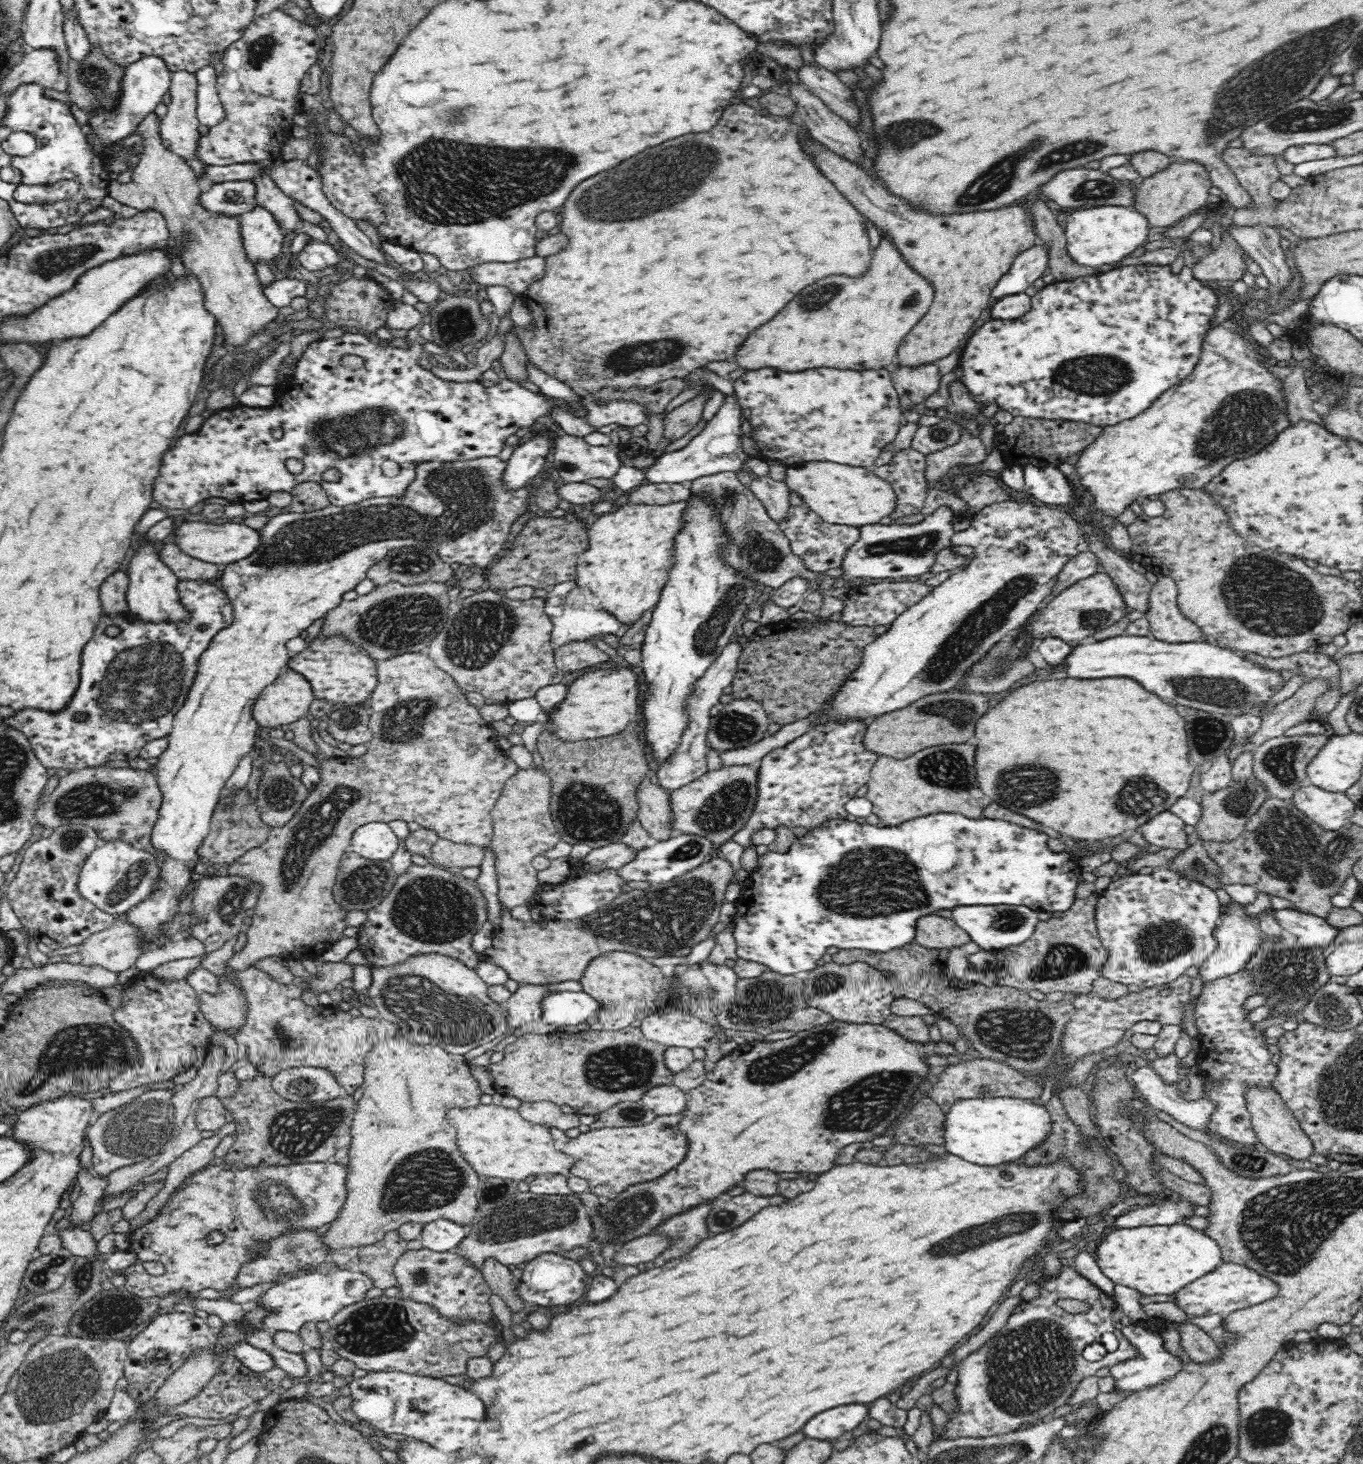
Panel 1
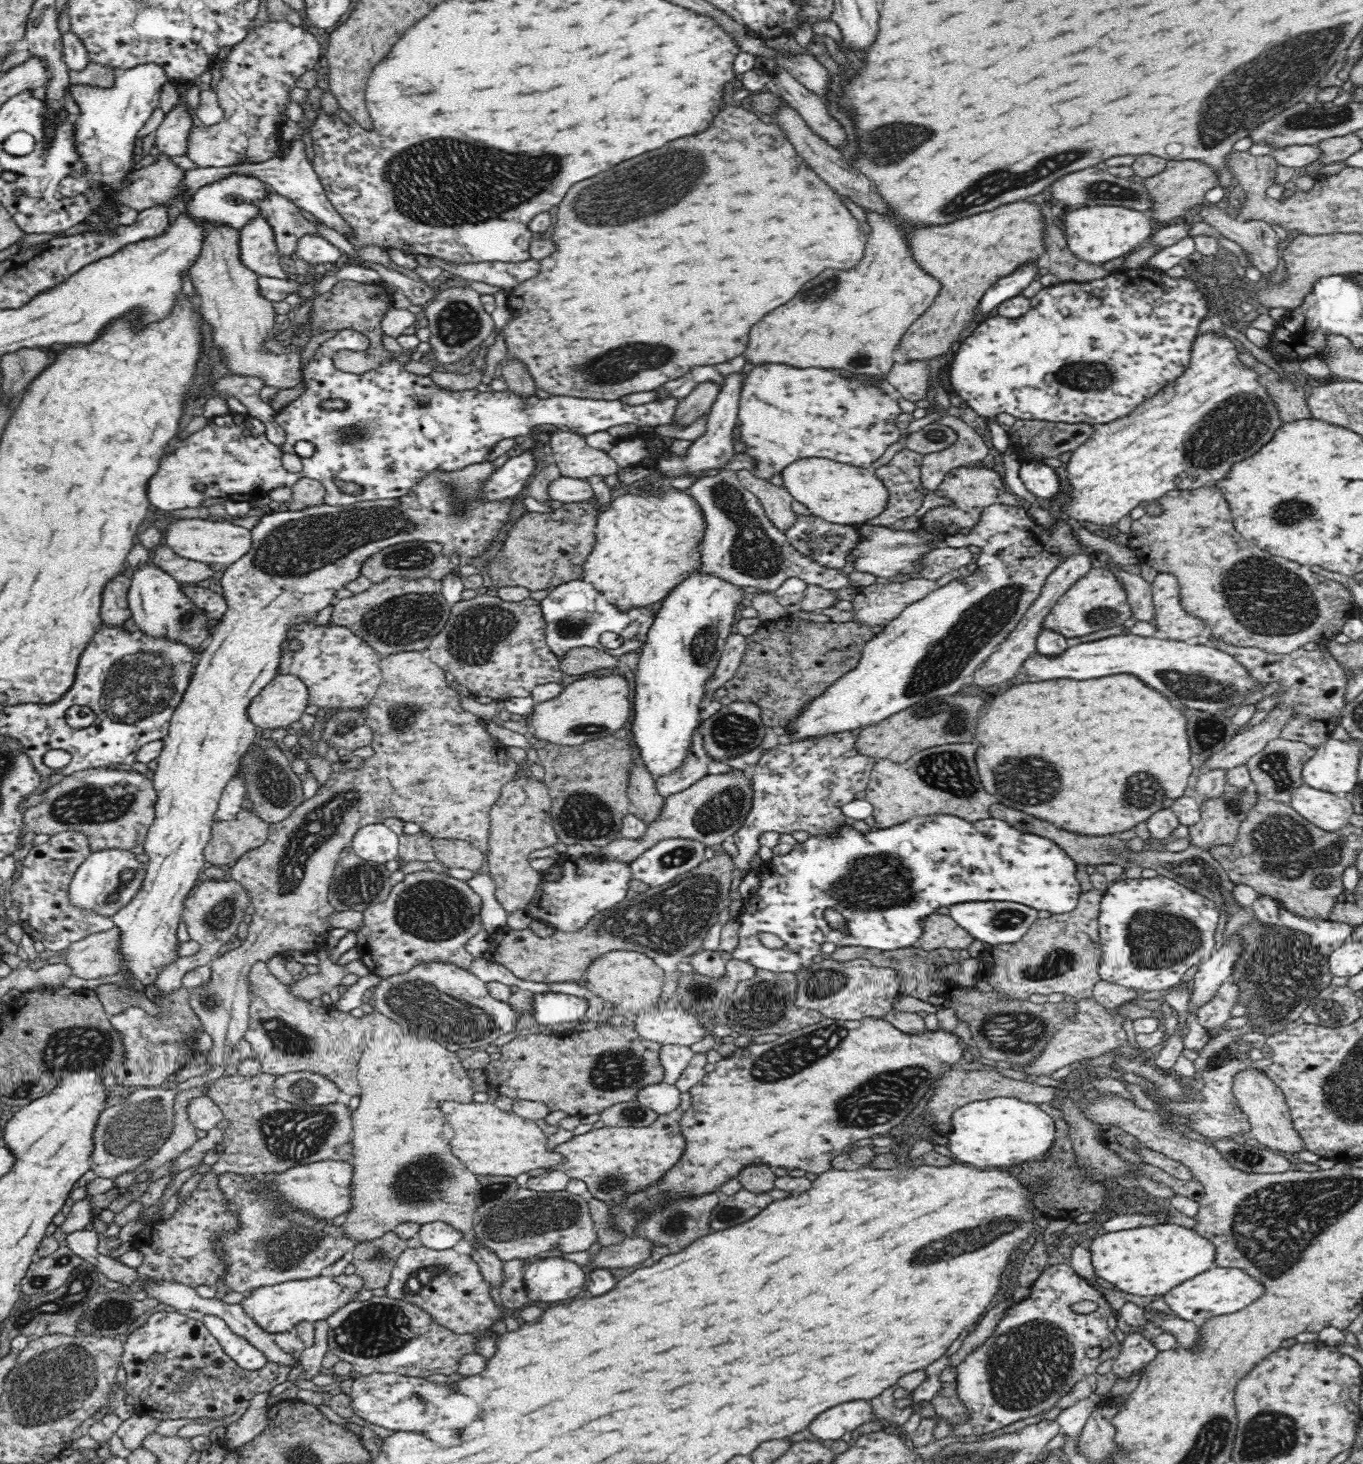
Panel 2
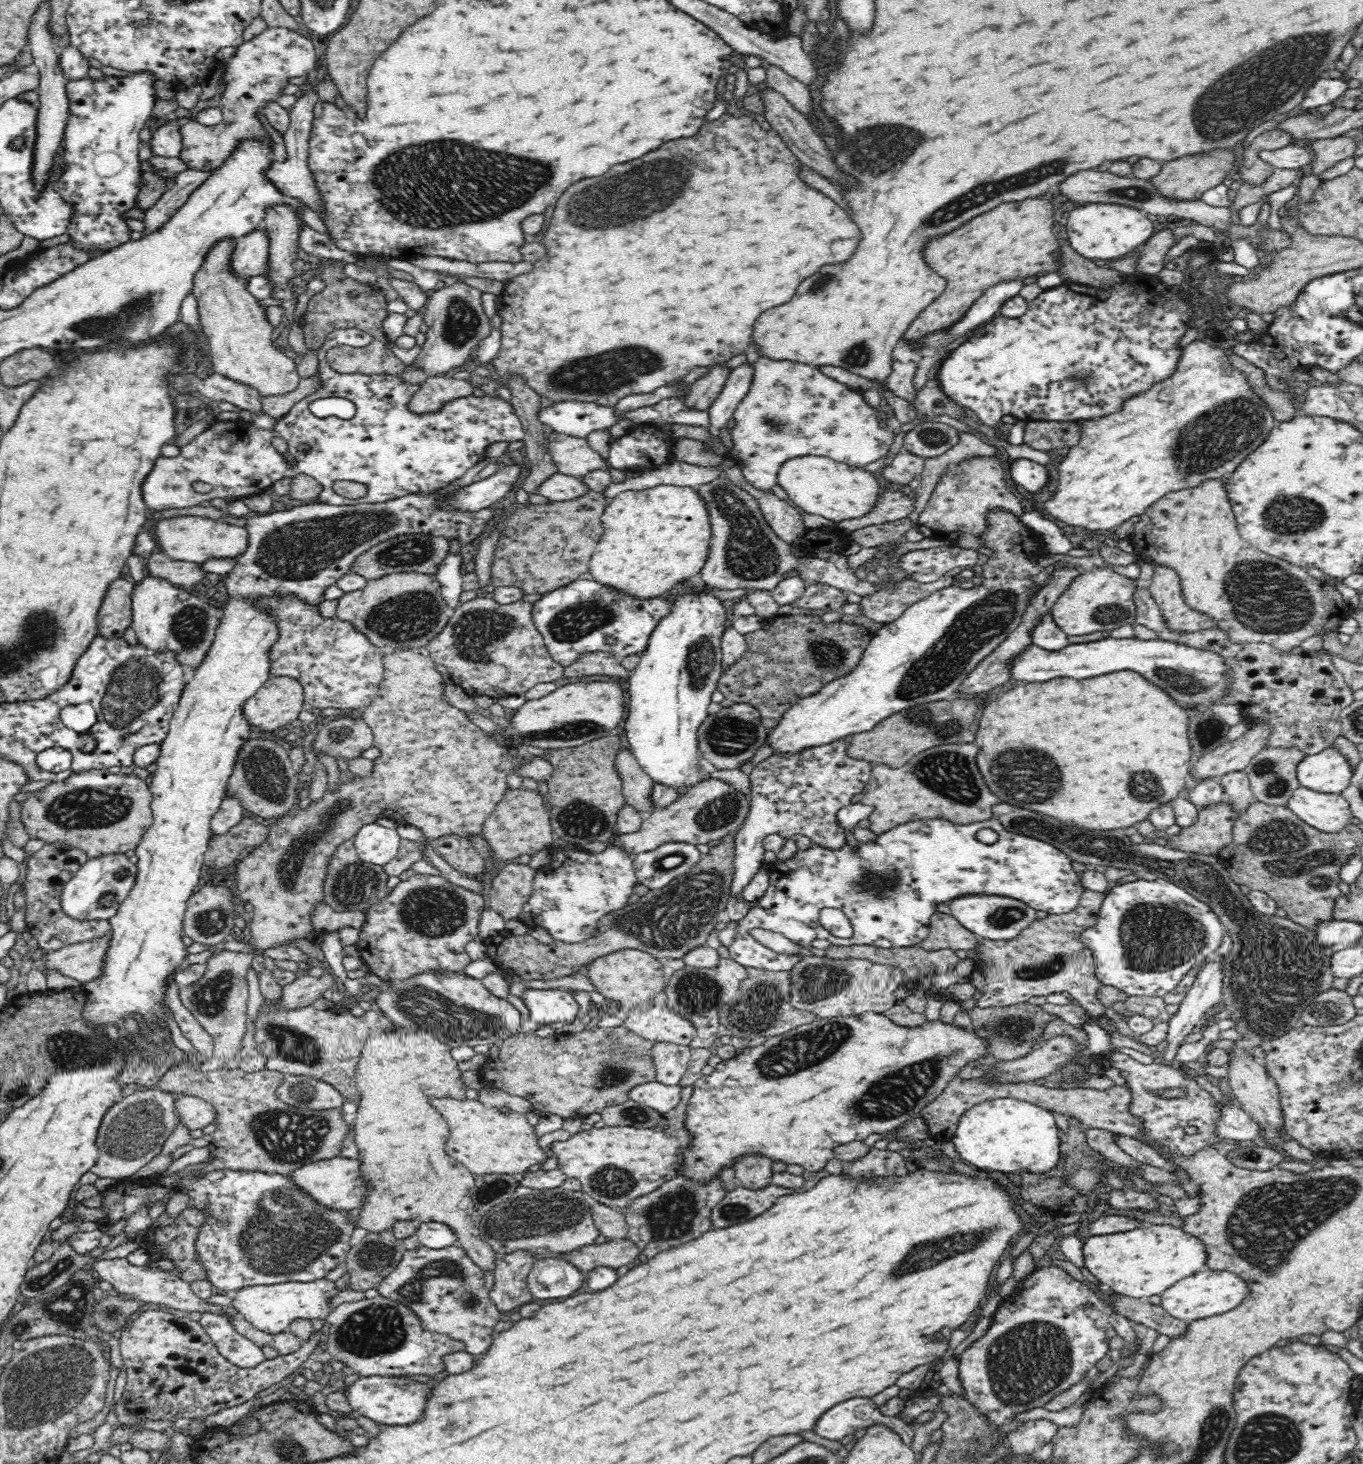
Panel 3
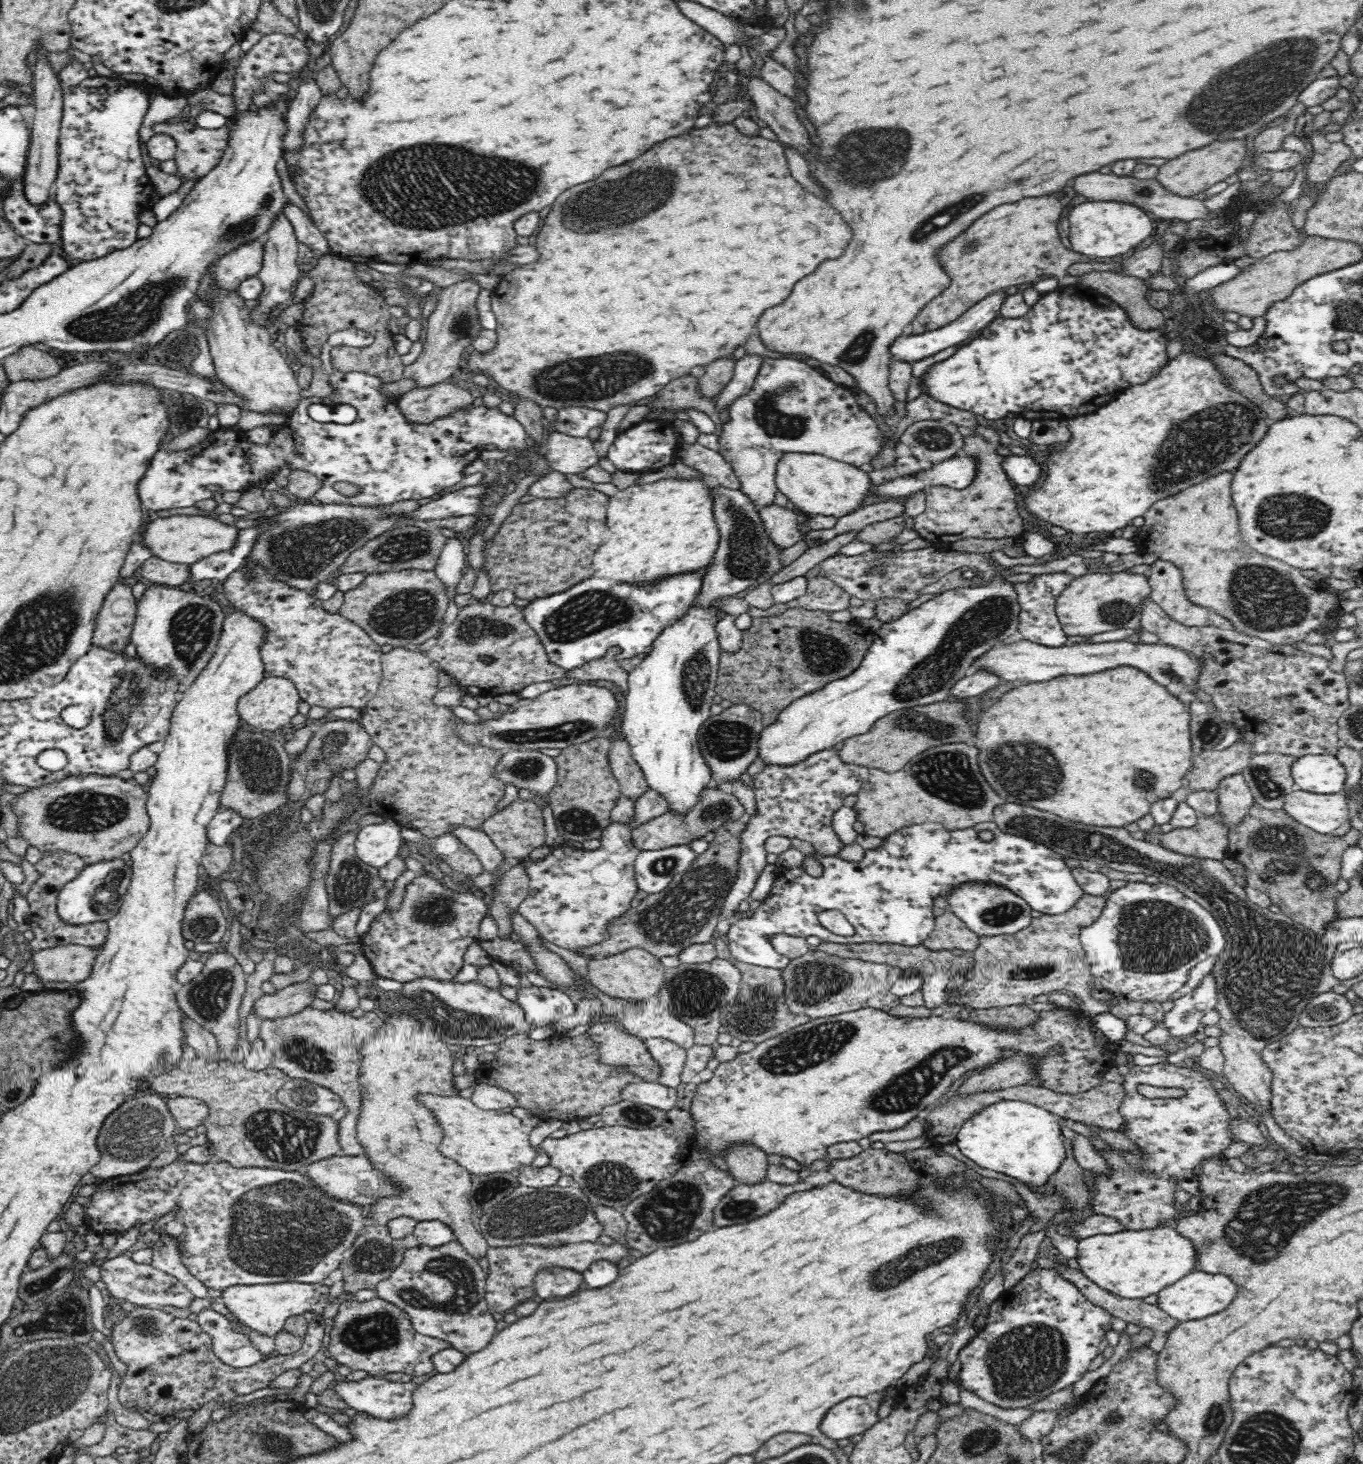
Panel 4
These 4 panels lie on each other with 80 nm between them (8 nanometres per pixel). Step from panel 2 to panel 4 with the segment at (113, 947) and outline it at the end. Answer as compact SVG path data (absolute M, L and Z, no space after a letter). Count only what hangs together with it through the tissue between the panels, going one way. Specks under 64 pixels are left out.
M76 944L62 945L47 950L36 951L32 954L32 958L25 962L30 962L30 965L32 965L33 970L30 969L30 974L34 974L37 980L47 988L49 982L78 983L86 980L93 972L93 967L100 950L101 948L93 950L93 948Z

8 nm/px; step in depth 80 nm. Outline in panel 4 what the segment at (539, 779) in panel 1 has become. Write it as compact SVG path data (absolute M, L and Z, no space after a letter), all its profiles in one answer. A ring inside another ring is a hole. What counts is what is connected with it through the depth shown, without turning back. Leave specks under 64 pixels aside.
M517 799L512 802L505 810L502 810L490 818L487 818L480 826L502 851L505 858L524 859L528 854L544 844L544 818L542 817L542 810L534 801L524 801ZM522 866L512 867L501 876L490 906L490 916L498 926L498 938L509 939L512 931L511 913L530 893L528 873Z

